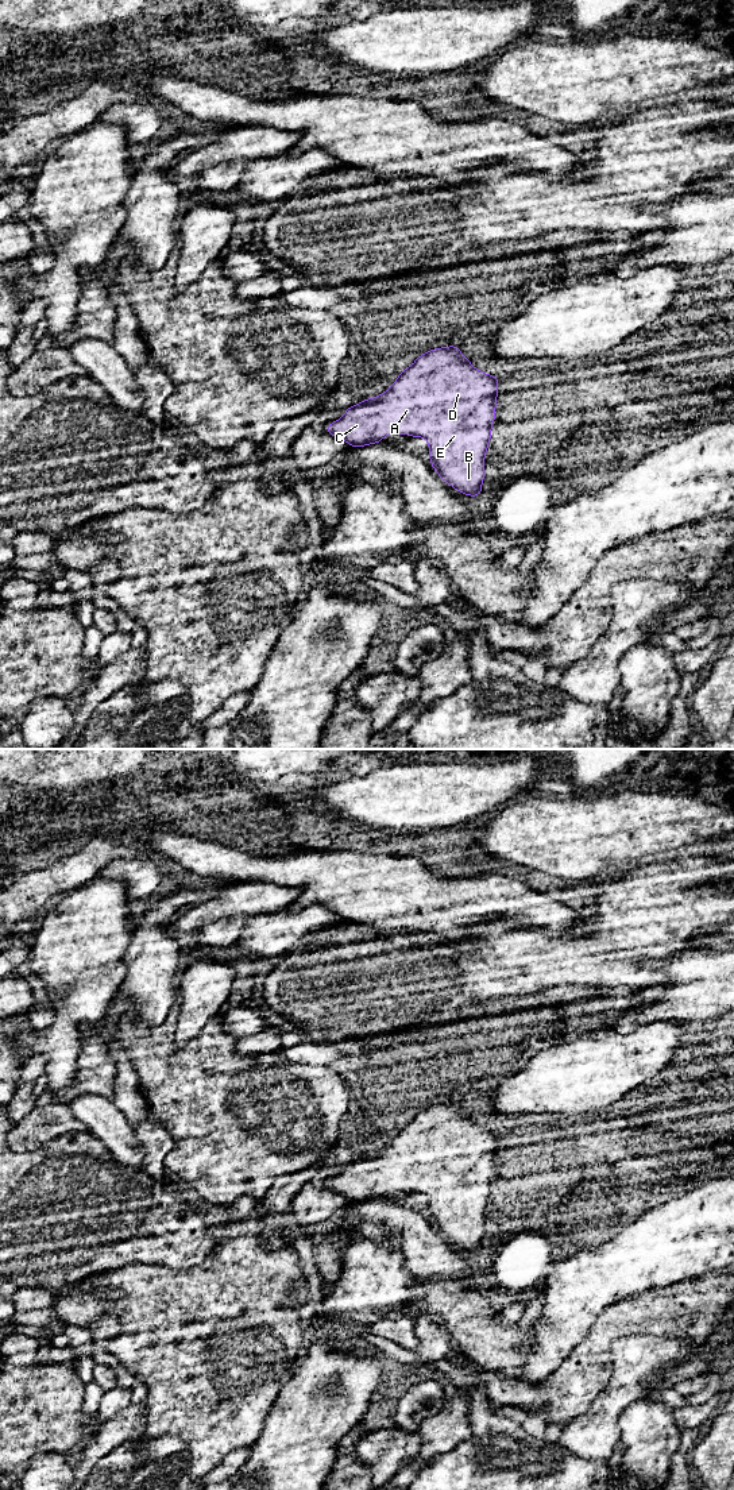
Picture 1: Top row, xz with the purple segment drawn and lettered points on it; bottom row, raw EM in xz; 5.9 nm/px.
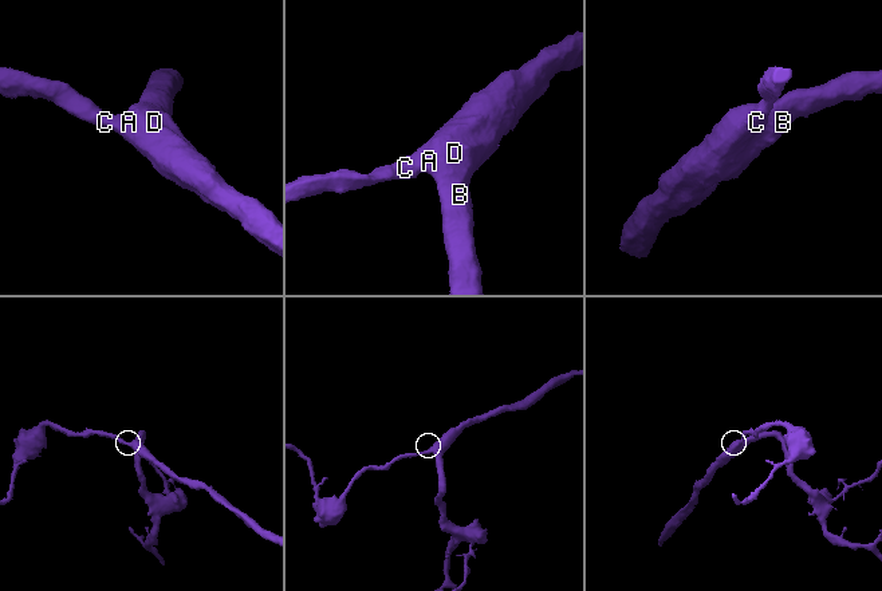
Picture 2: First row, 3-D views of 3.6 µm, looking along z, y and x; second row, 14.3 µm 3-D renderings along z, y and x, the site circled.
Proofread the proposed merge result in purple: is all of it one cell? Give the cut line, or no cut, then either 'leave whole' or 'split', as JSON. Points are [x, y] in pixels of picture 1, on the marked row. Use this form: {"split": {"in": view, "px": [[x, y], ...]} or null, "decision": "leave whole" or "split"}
{"split": null, "decision": "leave whole"}

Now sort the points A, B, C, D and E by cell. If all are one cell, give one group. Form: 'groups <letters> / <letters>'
groups A B C D E

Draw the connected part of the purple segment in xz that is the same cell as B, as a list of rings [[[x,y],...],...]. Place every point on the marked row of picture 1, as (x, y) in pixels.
[[[451,347],[434,348],[417,358],[417,360],[405,368],[383,394],[359,401],[355,406],[345,409],[344,416],[331,422],[325,431],[336,437],[345,440],[349,447],[364,447],[380,443],[385,435],[410,435],[424,437],[429,441],[430,464],[439,476],[449,483],[455,490],[478,497],[482,493],[484,479],[484,455],[491,439],[491,425],[495,420],[495,404],[498,395],[499,378],[476,370],[470,359],[457,348]]]

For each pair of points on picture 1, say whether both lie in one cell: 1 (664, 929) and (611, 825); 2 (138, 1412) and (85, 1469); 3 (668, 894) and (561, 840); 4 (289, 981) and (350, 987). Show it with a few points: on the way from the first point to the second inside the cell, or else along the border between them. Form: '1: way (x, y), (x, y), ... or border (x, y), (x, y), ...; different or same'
1: border (641, 864), (624, 873); different
2: way (123, 1427), (95, 1454); same
3: border (641, 864), (624, 873), (606, 876); different
4: way (304, 987), (335, 987); same

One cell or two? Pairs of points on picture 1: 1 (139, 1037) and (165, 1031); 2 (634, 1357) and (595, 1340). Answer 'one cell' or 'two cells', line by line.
1: one cell
2: two cells

